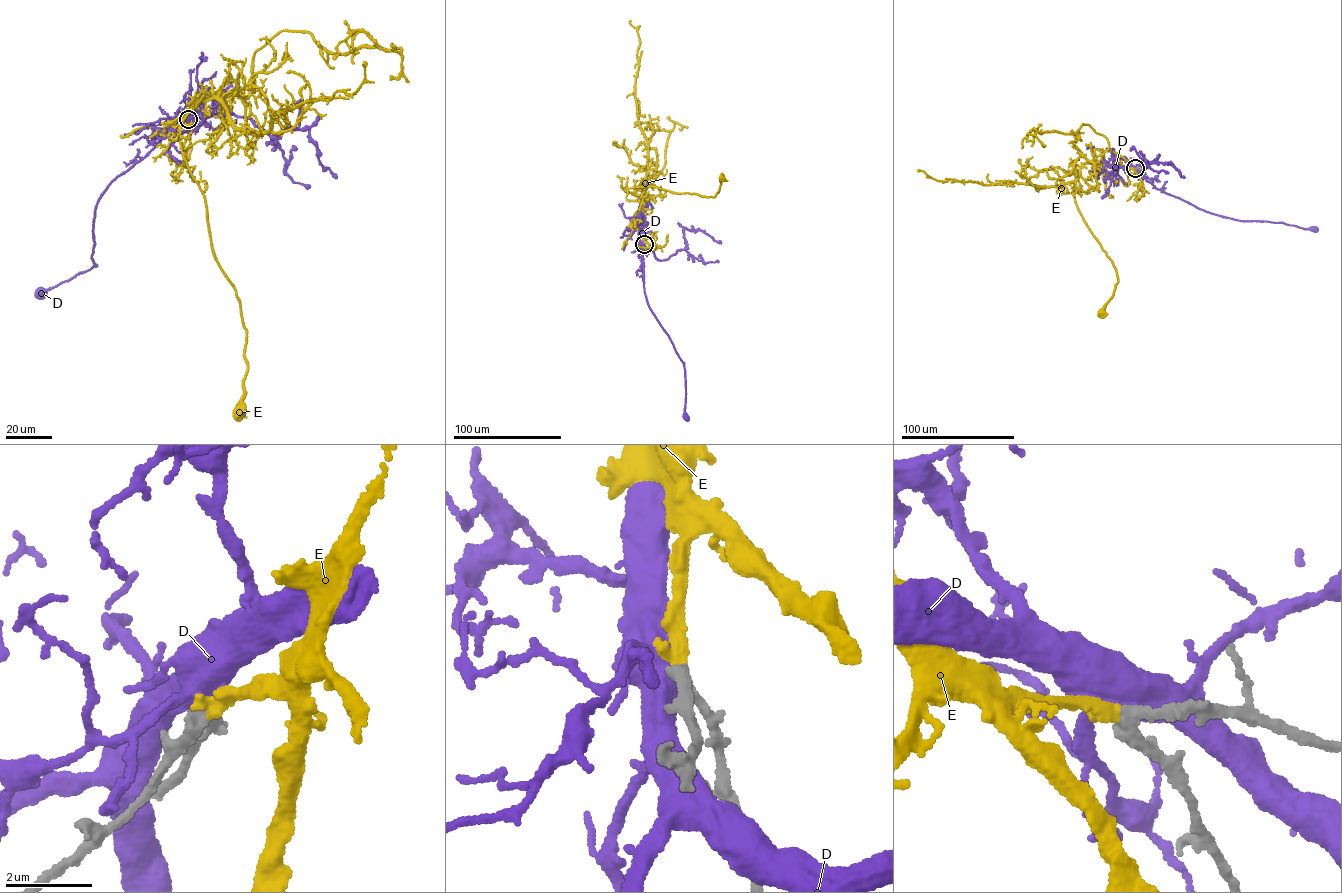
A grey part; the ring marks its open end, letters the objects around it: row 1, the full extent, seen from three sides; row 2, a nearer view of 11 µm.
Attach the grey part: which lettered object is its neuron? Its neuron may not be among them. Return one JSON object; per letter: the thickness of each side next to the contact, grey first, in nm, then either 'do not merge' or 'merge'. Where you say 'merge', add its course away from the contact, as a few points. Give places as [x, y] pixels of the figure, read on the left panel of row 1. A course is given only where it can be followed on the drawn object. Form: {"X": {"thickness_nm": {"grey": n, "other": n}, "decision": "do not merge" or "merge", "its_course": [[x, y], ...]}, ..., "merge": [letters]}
{"D": {"thickness_nm": {"grey": 280, "other": 460}, "decision": "do not merge"}, "E": {"thickness_nm": {"grey": 280, "other": 320}, "decision": "merge", "its_course": [[188, 119], [243, 76], [247, 96], [219, 93], [202, 100], [183, 119], [180, 144], [246, 330], [239, 411]]}, "merge": ["E"]}

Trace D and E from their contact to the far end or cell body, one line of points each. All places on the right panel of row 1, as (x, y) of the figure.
D: (1135, 168), (1156, 188), (1215, 214), (1240, 221), (1281, 222), (1313, 229)
E: (1135, 168), (1114, 152), (1095, 149), (1075, 180), (1077, 208), (1116, 269), (1118, 282), (1103, 313)

